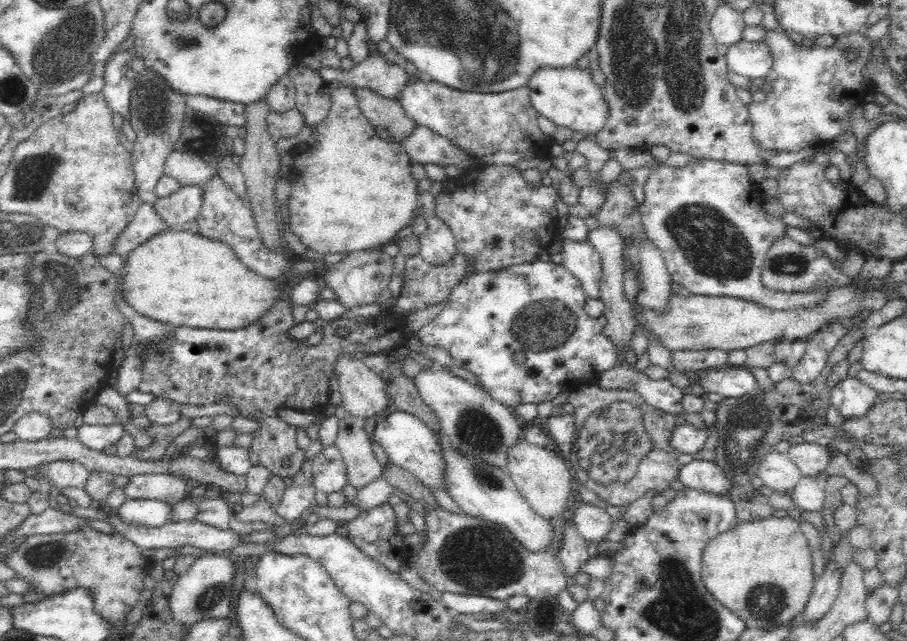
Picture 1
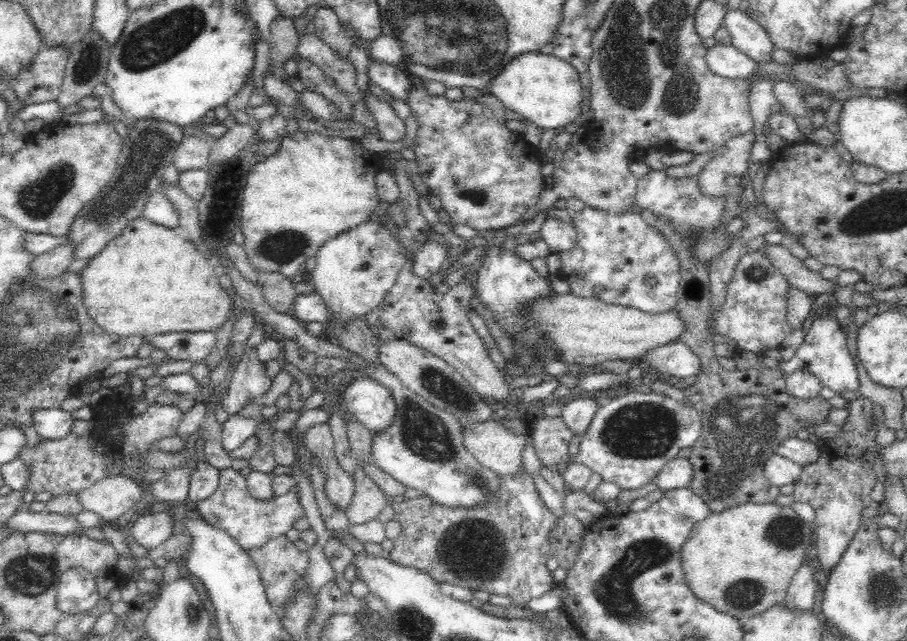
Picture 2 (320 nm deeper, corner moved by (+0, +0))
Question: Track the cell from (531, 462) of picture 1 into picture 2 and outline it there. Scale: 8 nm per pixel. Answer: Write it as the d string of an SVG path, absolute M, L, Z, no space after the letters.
M496 419L461 426L461 431L468 453L497 475L516 474L523 466L520 450L533 441L526 435L510 432Z

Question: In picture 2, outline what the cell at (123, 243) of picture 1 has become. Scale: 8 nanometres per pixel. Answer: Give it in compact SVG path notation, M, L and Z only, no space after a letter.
M60 244L50 252L34 255L29 266L35 278L55 278L60 277L60 274L67 270L72 261L72 247Z

